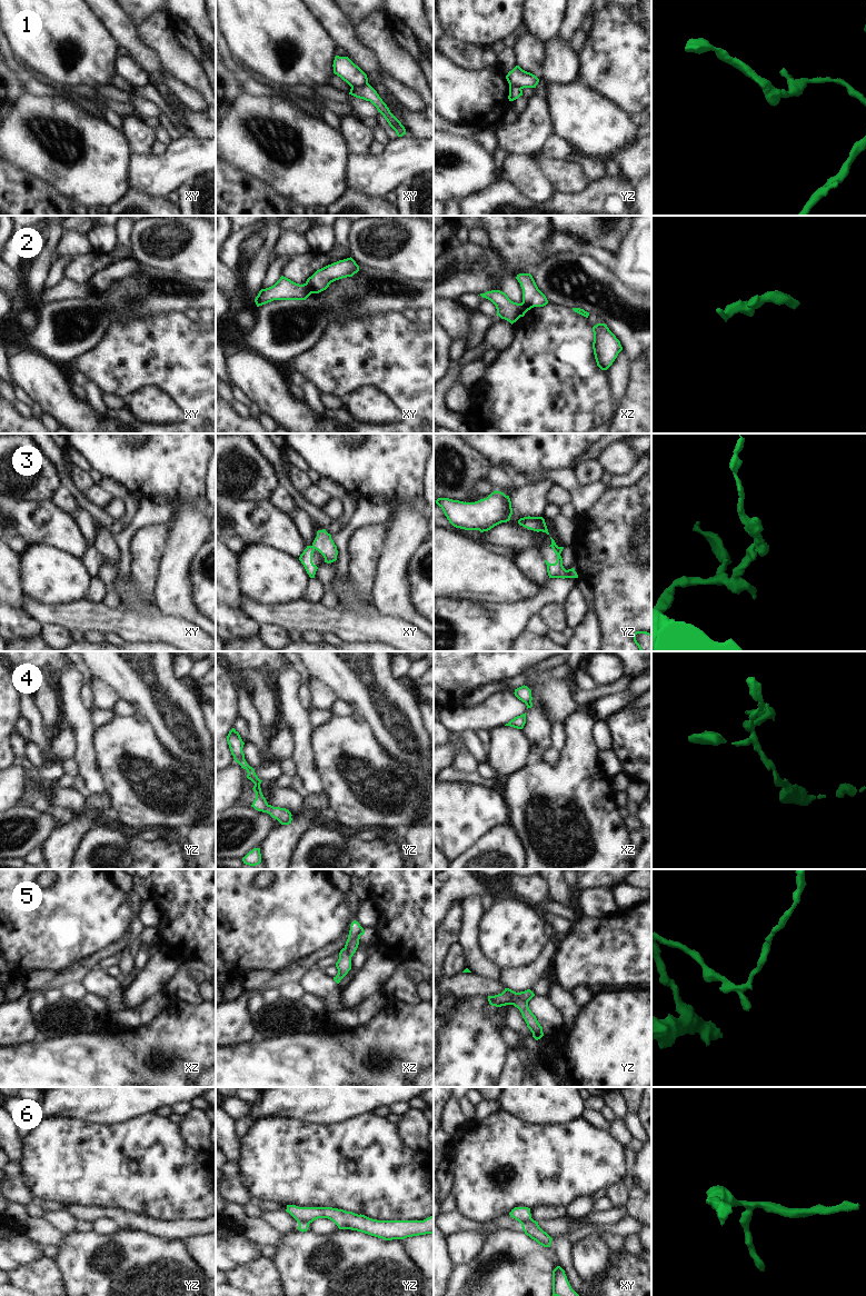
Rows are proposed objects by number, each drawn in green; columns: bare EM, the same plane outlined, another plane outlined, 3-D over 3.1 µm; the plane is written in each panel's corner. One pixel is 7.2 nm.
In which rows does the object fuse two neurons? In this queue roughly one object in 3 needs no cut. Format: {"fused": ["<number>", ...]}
{"fused": ["1", "2", "3", "4", "5", "6"]}

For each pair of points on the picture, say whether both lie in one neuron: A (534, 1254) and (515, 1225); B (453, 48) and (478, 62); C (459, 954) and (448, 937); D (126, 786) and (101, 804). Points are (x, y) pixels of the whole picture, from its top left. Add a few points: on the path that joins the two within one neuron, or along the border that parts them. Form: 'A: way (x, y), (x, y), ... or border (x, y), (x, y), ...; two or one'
A: border (521, 1228), (517, 1230), (496, 1230), (493, 1234); two
B: way (459, 51), (471, 57); one
C: border (458, 941), (450, 946), (445, 961); two
D: border (107, 797), (112, 811); two

